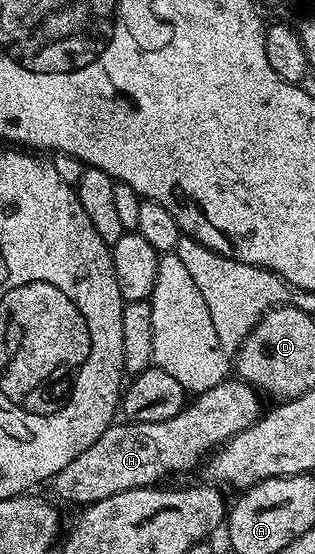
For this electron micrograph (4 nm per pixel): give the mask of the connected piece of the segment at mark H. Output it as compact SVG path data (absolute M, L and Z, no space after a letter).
M226 378L219 386L196 393L181 412L175 414L175 418L167 418L167 422L114 422L75 462L67 462L67 466L53 476L53 492L65 504L84 506L111 498L111 494L123 490L160 485L164 476L173 476L176 472L189 472L218 446L261 419L260 399L257 389L244 380Z

